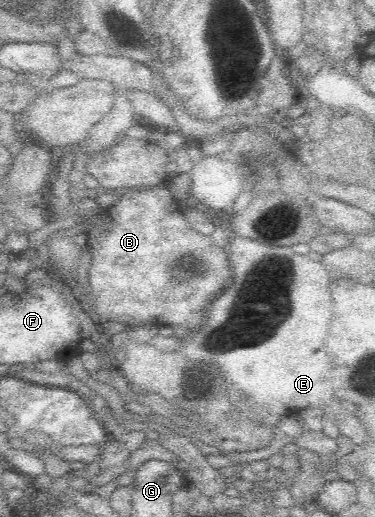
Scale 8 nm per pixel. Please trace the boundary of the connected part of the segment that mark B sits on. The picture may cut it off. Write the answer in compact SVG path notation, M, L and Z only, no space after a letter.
M166 186L130 188L90 223L86 243L89 254L85 260L88 263L88 257L92 257L92 265L88 267L89 279L72 295L79 307L98 313L93 316L101 328L107 323L118 322L127 326L150 323L156 327L178 325L179 328L198 330L202 323L206 323L210 303L234 283L225 242L218 237L210 239L196 233L176 205L176 199Z

